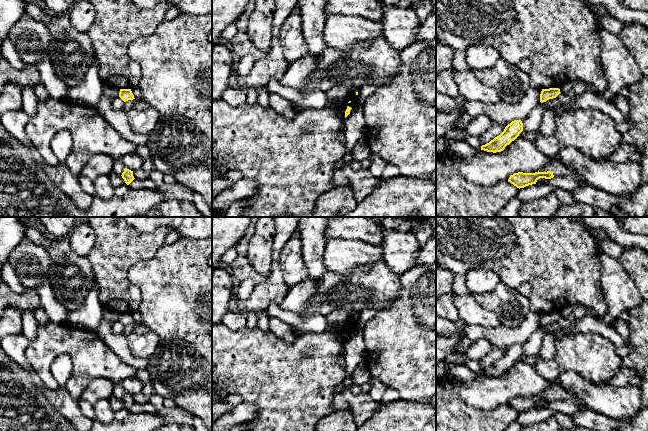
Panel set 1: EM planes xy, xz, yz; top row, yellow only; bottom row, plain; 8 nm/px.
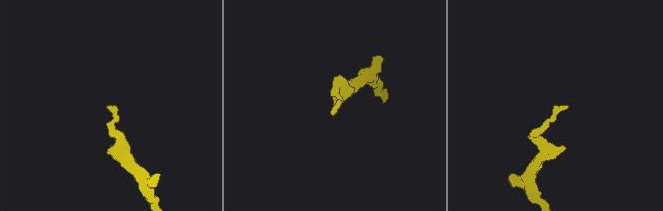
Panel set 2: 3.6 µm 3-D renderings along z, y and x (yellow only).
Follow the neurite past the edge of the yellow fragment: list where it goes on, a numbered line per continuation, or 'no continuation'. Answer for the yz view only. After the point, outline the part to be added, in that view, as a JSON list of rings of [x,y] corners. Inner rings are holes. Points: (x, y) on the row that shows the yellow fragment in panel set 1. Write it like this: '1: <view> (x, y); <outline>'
1: yz (558, 169); [[[558,162],[549,163],[545,167],[539,170],[539,172],[547,172],[547,171],[551,171],[554,177],[570,175],[580,179],[580,175],[576,171],[573,171],[570,168],[566,167],[564,164]]]

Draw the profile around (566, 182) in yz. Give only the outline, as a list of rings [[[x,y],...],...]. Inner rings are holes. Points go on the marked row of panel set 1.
[[[570,175],[556,176],[551,179],[540,178],[537,180],[536,184],[548,184],[553,188],[561,188],[567,191],[575,190],[580,186],[578,178]]]

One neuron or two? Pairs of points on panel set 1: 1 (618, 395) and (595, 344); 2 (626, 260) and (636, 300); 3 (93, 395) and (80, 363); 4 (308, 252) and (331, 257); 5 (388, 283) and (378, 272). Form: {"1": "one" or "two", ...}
{"1": "two", "2": "two", "3": "two", "4": "two", "5": "one"}

